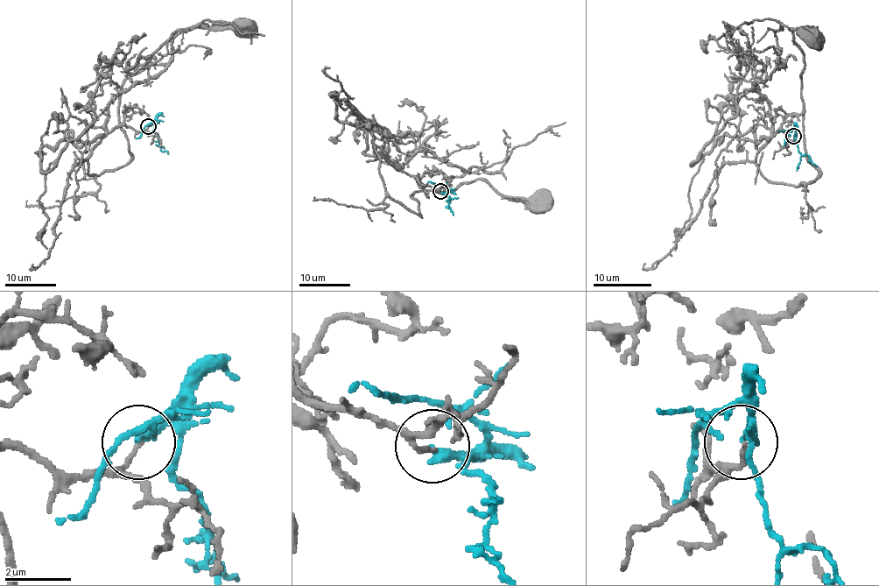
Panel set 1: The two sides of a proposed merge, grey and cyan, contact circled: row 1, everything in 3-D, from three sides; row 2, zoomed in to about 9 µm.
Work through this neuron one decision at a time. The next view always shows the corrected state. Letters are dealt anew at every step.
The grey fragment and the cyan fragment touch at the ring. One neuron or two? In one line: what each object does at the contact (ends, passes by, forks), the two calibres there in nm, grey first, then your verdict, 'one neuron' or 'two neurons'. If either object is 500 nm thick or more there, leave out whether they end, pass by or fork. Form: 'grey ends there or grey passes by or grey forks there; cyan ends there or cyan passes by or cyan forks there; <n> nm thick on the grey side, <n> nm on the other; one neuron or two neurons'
grey ends there; cyan ends there; 130 nm thick on the grey side, 320 nm on the other; two neurons

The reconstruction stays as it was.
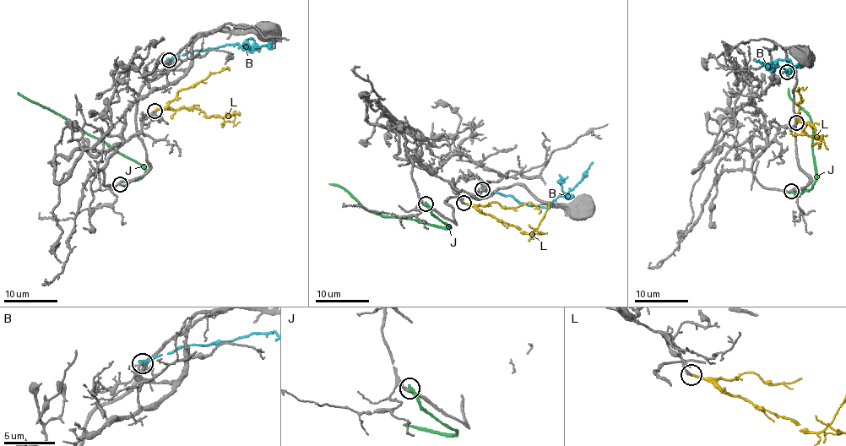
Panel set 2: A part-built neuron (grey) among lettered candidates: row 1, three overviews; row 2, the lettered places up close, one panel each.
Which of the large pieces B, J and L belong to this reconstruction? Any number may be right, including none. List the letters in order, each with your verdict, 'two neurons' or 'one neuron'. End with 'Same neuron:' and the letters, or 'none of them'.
B: two neurons
J: two neurons
L: one neuron
Same neuron: L

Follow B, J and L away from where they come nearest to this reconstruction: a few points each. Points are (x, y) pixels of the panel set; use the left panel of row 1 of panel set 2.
B: (170, 60), (187, 52), (217, 46), (240, 44), (244, 50), (251, 50), (277, 40)
J: (120, 184), (136, 181), (144, 174), (143, 166), (17, 93)
L: (154, 111), (193, 107), (207, 116), (213, 114), (229, 117), (233, 113), (239, 115), (239, 111)

